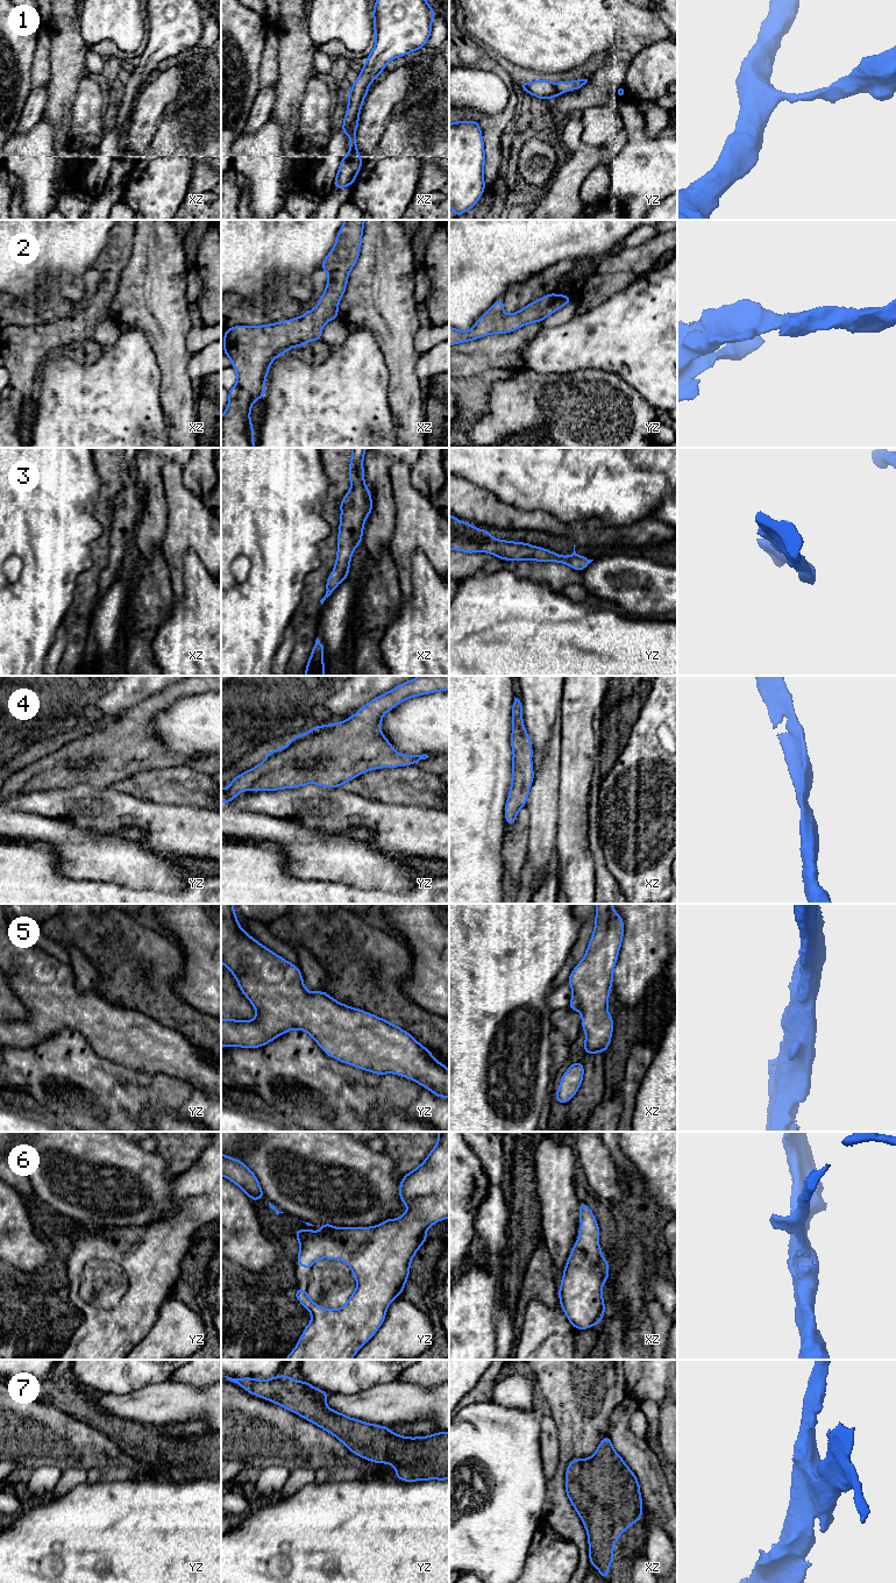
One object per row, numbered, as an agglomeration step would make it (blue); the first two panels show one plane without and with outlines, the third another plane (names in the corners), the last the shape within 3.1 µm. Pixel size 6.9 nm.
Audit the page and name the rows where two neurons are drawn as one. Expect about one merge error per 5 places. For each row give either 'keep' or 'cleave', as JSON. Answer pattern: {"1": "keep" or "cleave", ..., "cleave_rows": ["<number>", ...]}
{"1": "keep", "2": "keep", "3": "keep", "4": "keep", "5": "keep", "6": "keep", "7": "keep", "cleave_rows": []}

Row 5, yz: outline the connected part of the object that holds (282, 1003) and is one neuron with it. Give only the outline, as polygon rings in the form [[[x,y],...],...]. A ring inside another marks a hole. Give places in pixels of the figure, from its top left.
[[[221,904],[221,963],[237,979],[237,985],[256,1010],[251,1021],[221,1019],[221,1047],[257,1048],[279,1035],[300,1029],[307,1032],[330,1057],[376,1075],[396,1074],[419,1083],[436,1097],[449,1099],[449,1070],[406,1031],[365,1011],[339,1003],[323,991],[310,992],[304,986],[299,968],[265,948],[239,925],[233,904]]]

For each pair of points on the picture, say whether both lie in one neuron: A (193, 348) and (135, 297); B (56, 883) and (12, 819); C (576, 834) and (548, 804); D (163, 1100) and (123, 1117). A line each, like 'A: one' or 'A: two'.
A: two
B: two
C: two
D: one

